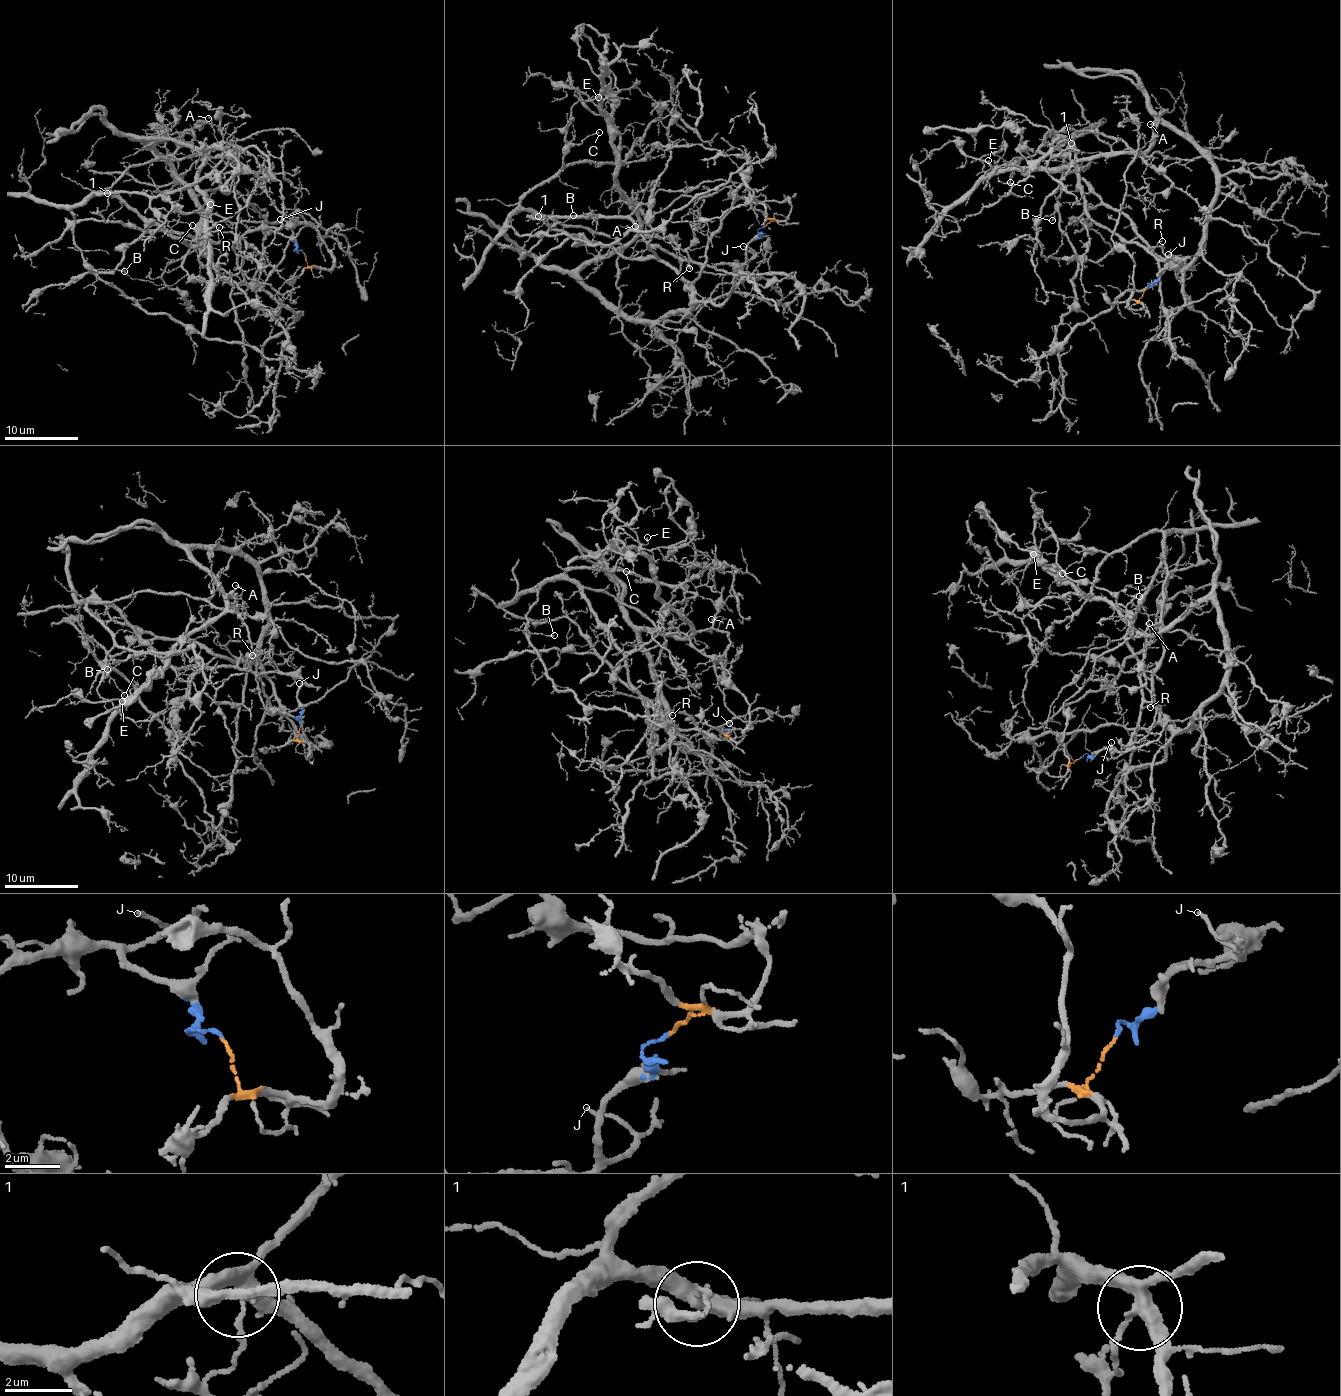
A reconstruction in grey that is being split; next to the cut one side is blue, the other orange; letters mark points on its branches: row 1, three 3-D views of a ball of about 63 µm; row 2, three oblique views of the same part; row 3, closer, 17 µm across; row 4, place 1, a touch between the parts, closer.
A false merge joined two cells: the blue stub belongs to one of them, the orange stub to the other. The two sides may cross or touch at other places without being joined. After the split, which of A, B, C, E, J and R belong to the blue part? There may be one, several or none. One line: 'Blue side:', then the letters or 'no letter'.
Blue side: B, C, J, R

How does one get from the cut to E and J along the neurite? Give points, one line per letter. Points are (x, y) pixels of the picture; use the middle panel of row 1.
E: (766, 227), (784, 219), (789, 201), (743, 200), (725, 187), (685, 194), (642, 220), (616, 178), (598, 98)
J: (765, 226), (747, 245), (746, 256), (752, 258), (755, 252), (743, 246)

